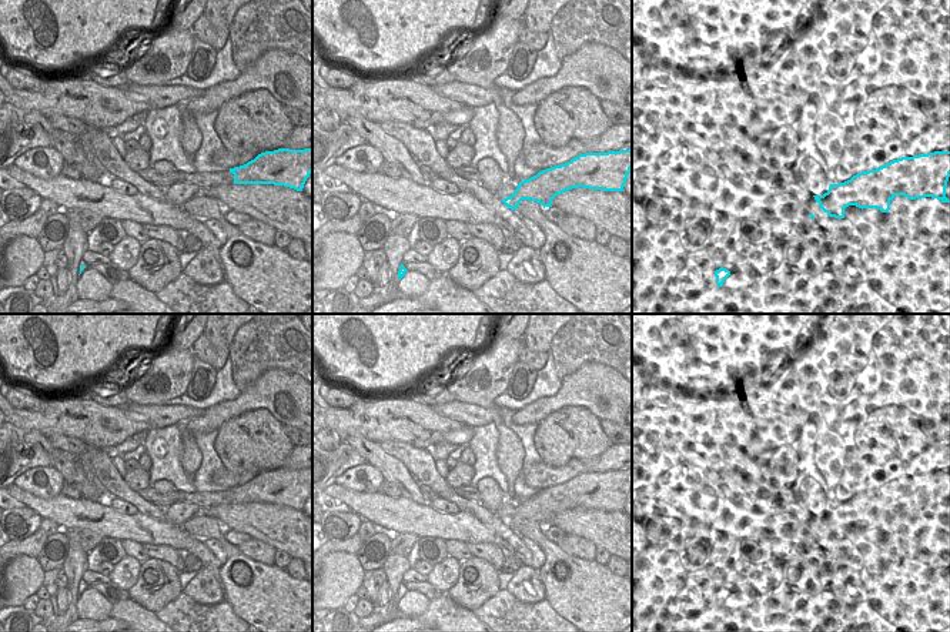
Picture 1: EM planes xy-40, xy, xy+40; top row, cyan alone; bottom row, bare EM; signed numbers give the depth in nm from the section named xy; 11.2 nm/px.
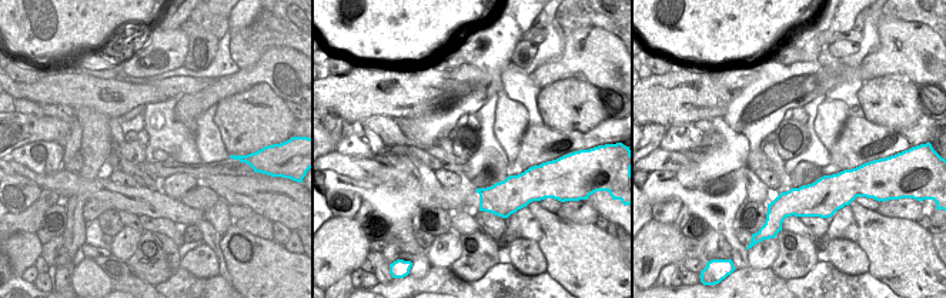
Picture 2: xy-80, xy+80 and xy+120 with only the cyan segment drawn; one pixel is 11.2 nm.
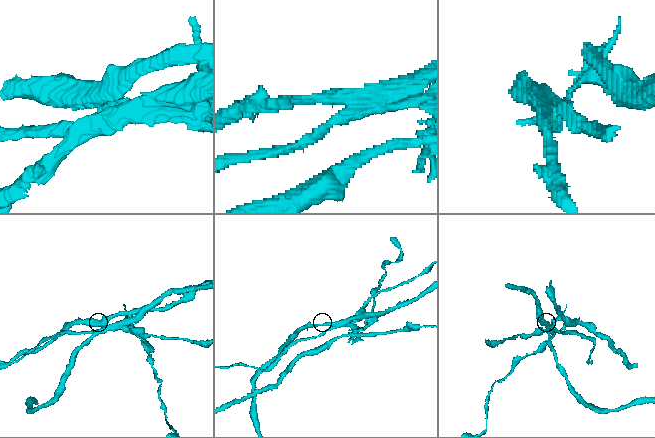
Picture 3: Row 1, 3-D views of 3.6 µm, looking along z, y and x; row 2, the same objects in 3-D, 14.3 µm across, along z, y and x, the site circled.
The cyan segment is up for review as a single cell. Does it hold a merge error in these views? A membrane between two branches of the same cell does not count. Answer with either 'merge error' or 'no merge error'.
merge error

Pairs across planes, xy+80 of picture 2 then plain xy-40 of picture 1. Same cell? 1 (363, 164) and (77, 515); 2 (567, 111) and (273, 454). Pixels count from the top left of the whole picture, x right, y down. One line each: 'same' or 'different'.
1: same
2: same

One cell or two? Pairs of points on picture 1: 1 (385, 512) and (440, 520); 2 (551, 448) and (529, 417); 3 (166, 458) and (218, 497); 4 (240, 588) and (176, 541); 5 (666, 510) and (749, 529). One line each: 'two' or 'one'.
1: one
2: two
3: two
4: two
5: two

